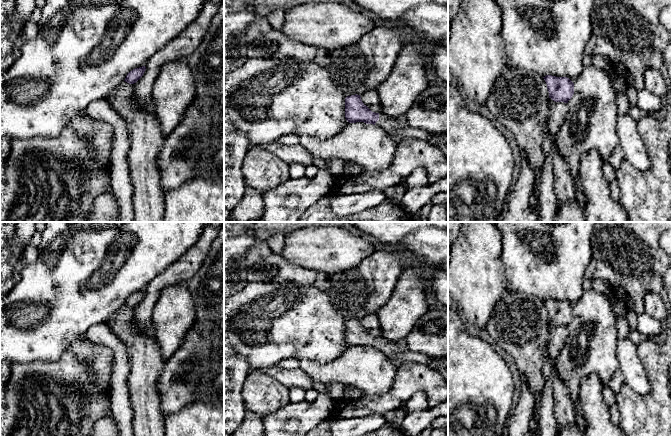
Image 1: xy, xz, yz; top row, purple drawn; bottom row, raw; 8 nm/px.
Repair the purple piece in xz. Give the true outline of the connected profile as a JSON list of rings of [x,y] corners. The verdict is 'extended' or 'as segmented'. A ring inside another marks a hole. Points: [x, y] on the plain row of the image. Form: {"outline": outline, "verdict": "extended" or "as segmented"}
{"outline": [[[357,318],[345,322],[345,342],[349,347],[376,348],[389,358],[396,355],[396,343],[388,341],[382,336],[372,336]]], "verdict": "extended"}

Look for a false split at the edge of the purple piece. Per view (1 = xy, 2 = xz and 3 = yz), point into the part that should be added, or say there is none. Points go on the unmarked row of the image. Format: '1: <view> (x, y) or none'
1: none
2: xz (387, 347)
3: none

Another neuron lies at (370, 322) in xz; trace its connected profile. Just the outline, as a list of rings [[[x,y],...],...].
[[[377,313],[367,315],[360,319],[360,321],[364,329],[366,329],[372,336],[381,336],[382,330],[379,324]]]

